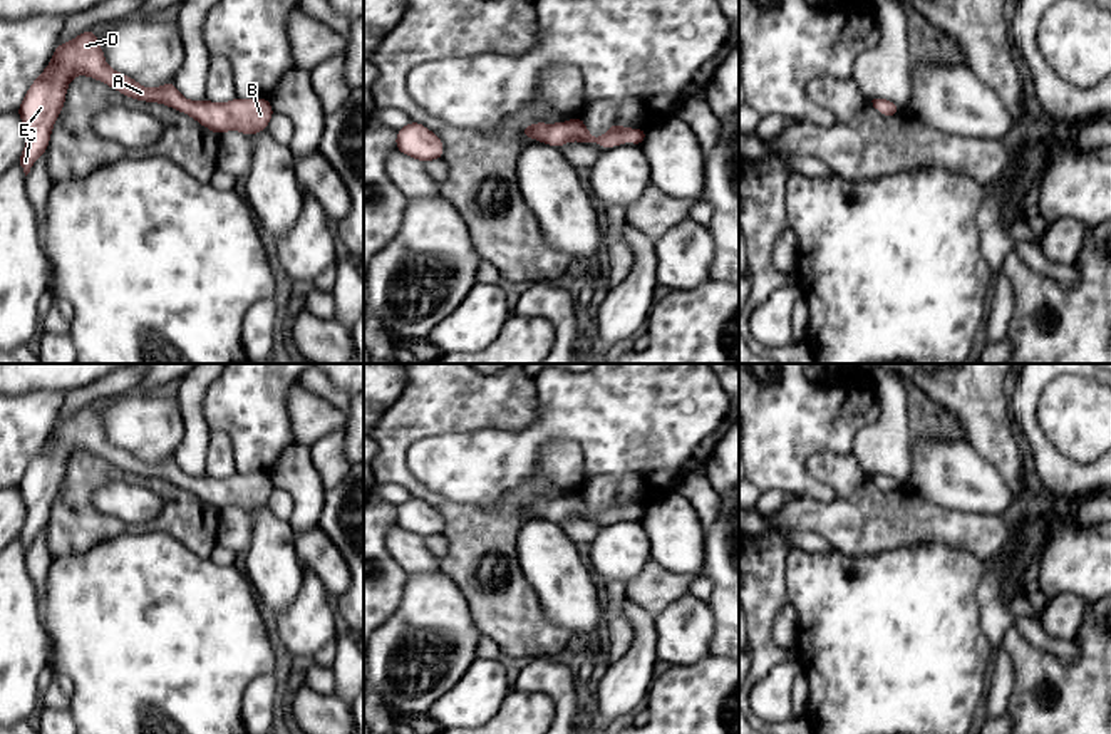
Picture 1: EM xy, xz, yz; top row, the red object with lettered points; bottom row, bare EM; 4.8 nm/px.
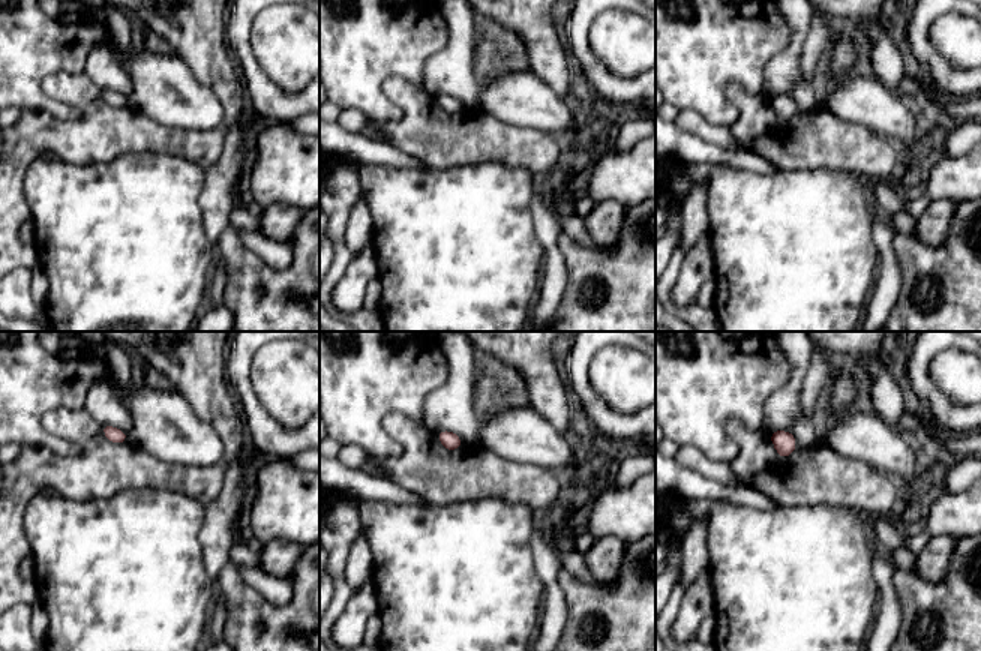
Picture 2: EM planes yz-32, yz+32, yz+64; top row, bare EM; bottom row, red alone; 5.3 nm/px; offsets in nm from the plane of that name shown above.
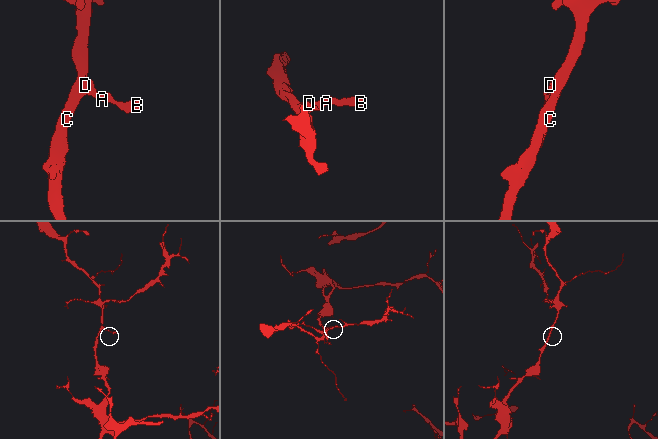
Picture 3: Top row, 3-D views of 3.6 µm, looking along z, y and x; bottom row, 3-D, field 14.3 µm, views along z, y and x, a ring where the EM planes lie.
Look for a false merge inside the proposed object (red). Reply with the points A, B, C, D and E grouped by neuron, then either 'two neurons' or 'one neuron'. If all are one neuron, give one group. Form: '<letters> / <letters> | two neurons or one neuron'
A B C D E | one neuron

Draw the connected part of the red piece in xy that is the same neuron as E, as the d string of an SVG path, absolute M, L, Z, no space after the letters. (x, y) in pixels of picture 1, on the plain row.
M94 406L74 412L67 419L57 419L49 441L30 459L17 488L25 503L25 523L17 536L25 551L40 535L50 518L50 508L64 484L69 459L77 451L87 451L116 464L126 473L164 479L198 496L214 509L238 506L246 511L266 506L275 486L268 473L240 474L230 478L188 476L174 457L149 464L132 452L111 444Z

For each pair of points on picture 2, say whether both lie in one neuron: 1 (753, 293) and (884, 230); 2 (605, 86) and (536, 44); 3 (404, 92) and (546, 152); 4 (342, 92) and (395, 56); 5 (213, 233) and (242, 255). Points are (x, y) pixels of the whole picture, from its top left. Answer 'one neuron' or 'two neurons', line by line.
1: two neurons
2: two neurons
3: one neuron
4: one neuron
5: two neurons

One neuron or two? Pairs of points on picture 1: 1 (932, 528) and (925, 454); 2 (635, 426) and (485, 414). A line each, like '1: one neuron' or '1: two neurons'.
1: two neurons
2: two neurons

